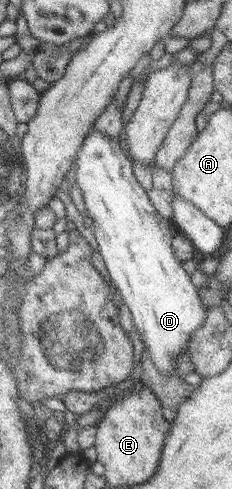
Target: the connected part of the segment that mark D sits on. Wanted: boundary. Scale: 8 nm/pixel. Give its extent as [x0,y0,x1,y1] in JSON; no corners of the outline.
[76,127,209,377]

